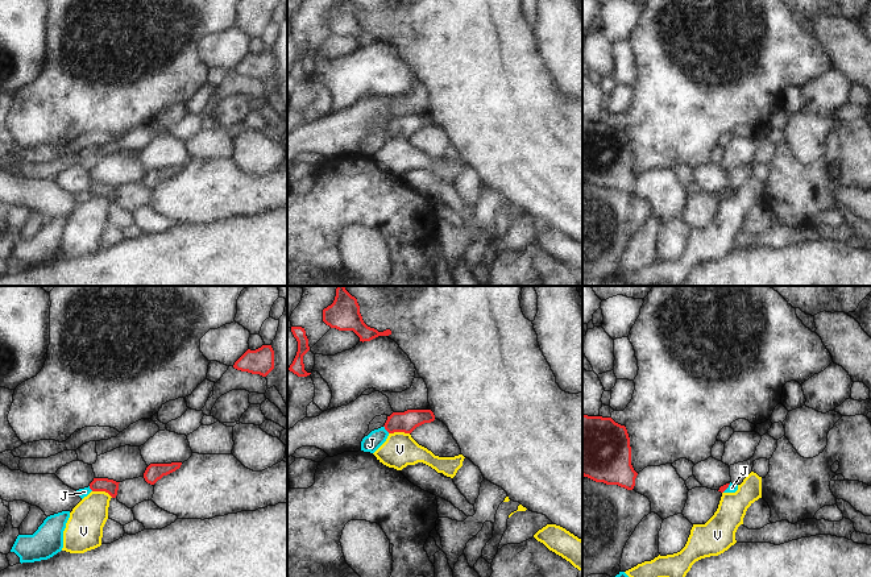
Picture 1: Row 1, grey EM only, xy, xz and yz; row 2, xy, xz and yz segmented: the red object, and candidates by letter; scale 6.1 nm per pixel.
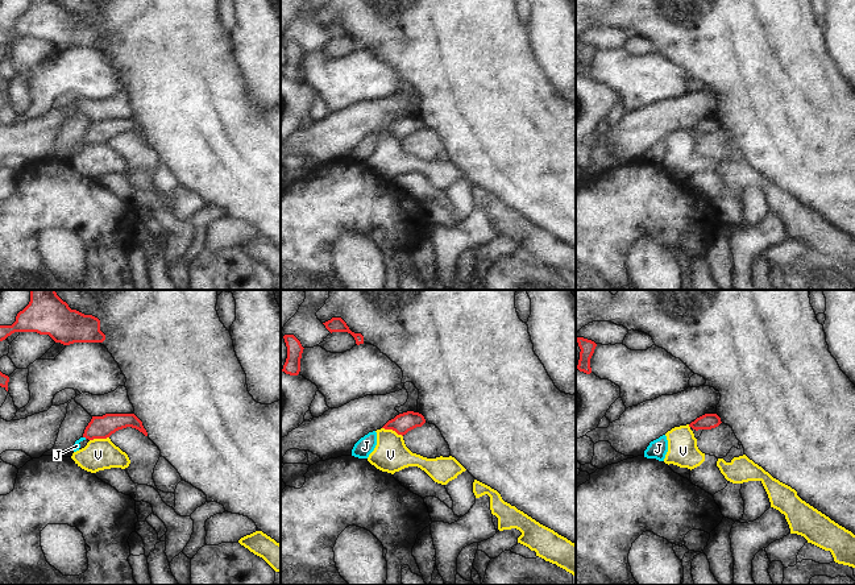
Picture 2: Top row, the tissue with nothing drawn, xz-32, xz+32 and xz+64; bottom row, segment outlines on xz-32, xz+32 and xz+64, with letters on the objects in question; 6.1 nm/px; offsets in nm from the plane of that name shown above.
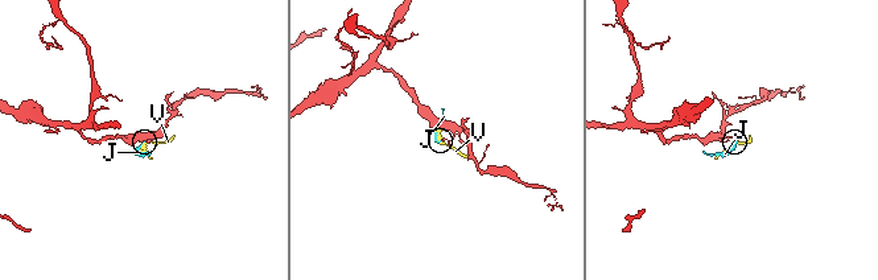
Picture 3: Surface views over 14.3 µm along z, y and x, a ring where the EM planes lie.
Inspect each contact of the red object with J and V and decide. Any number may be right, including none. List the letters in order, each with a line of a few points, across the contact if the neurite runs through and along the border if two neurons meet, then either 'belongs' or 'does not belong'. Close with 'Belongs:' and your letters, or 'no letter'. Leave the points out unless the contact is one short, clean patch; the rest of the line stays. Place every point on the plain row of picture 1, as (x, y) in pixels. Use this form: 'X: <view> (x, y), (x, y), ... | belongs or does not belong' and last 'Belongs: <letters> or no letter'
J: xz (406, 127), (397, 127), (386, 135), (370, 148) | belongs
V: xz (409, 137), (389, 138) | does not belong
Belongs: J

